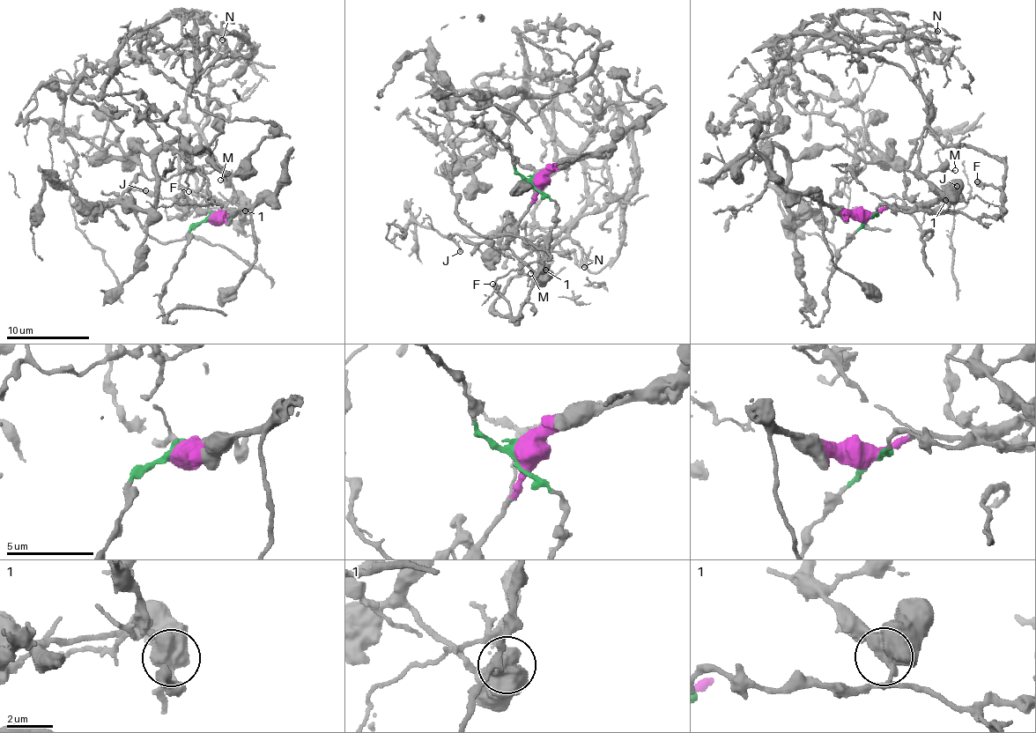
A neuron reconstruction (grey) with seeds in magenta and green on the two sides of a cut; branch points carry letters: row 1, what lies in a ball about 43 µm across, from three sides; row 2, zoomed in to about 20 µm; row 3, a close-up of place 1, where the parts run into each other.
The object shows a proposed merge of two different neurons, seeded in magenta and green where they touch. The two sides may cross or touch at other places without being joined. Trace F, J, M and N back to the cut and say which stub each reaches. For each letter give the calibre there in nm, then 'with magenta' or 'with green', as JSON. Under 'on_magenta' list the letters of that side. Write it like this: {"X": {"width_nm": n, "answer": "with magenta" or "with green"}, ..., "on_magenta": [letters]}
{"F": {"width_nm": 420, "answer": "with green"}, "J": {"width_nm": 150, "answer": "with magenta"}, "M": {"width_nm": 80, "answer": "with green"}, "N": {"width_nm": 130, "answer": "with green"}, "on_magenta": ["J"]}

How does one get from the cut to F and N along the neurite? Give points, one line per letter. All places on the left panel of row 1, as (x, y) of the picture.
F: (210, 218), (224, 220), (240, 211), (240, 220), (247, 221), (242, 222), (244, 232), (218, 200), (188, 190)
N: (210, 218), (238, 211), (247, 220), (216, 155), (187, 119), (195, 64), (176, 54), (216, 49), (223, 40)

